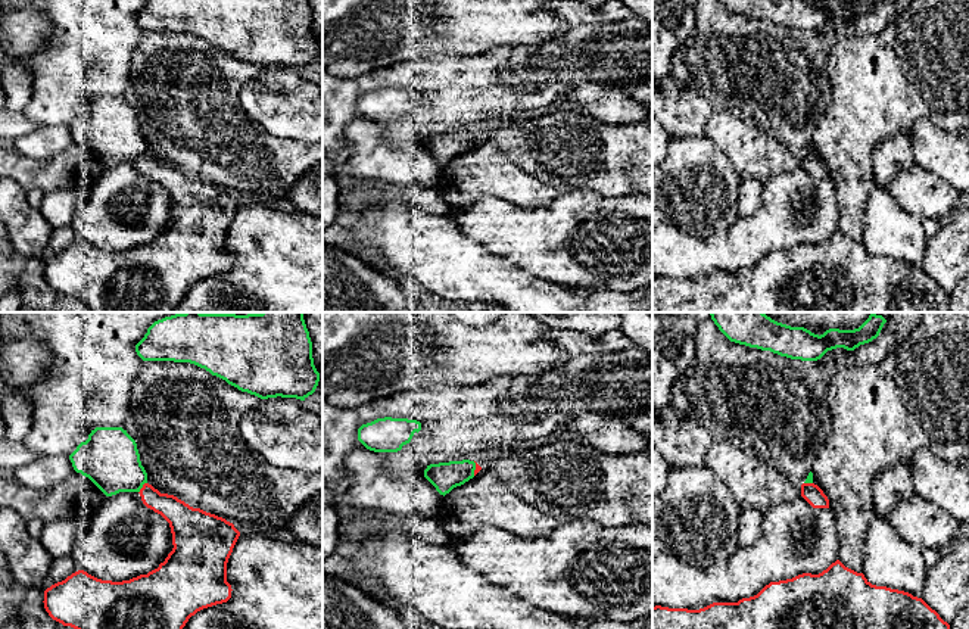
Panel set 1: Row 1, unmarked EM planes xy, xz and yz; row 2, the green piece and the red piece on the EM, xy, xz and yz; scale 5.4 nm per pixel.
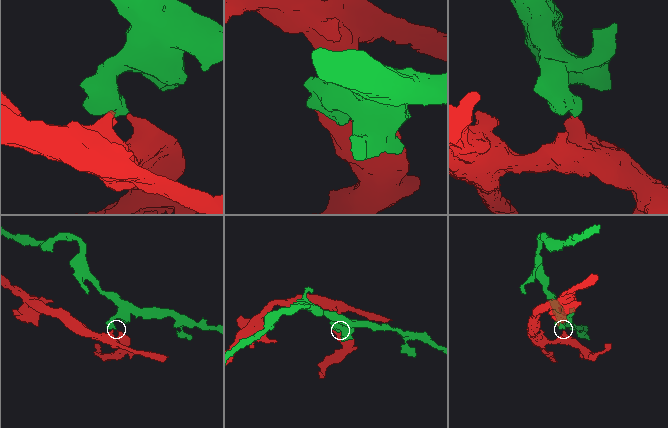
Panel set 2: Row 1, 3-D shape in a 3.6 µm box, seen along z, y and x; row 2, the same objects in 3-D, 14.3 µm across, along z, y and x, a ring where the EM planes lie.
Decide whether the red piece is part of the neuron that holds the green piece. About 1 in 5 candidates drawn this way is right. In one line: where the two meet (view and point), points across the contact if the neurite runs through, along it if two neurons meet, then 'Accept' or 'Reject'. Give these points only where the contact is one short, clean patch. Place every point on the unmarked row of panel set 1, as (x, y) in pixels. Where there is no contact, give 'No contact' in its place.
Touches green at xy (142, 156). Boundary: xy (146, 152), (139, 162). Reject

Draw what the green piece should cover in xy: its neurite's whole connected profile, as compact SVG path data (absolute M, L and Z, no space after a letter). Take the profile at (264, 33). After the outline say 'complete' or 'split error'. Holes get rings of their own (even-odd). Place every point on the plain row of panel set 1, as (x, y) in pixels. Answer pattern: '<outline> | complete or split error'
M147 0L135 15L143 31L190 32L261 69L305 71L320 52L308 0Z | complete

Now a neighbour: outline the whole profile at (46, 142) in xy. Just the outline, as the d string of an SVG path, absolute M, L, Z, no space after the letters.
M44 125L13 140L13 150L29 159L50 159L69 150L75 144L77 141L69 127Z

